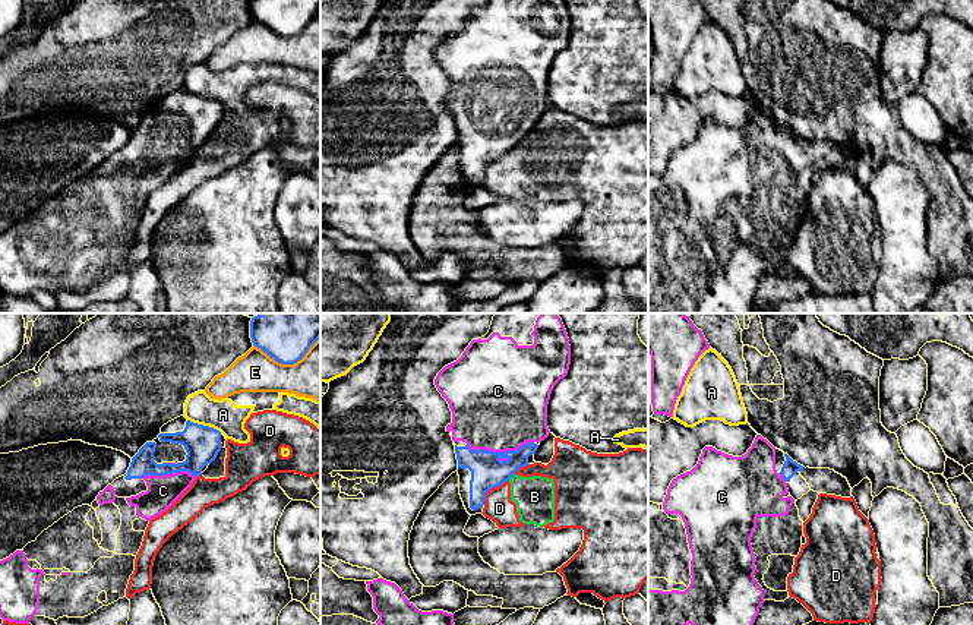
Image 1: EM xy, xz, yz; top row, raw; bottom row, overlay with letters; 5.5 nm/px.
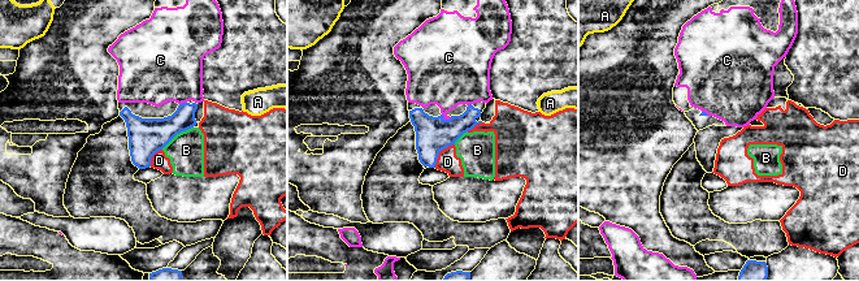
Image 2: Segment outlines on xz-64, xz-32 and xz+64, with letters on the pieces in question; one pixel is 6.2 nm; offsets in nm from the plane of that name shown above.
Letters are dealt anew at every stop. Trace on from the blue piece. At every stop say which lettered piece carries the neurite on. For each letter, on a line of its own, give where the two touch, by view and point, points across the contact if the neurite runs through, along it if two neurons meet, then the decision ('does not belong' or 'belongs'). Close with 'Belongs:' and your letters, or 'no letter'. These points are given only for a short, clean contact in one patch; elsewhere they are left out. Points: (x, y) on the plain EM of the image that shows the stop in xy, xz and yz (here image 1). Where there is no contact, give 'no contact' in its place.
A: xy (205, 98) | does not belong
B: xz (511, 148) | along xz (514, 145), (508, 151) | does not belong
C: xz (499, 125) | across xz (487, 144), (492, 132), (499, 125), (499, 79) | belongs
D: xz (492, 160) | does not belong
E: xy (287, 35) | does not belong
Belongs: C

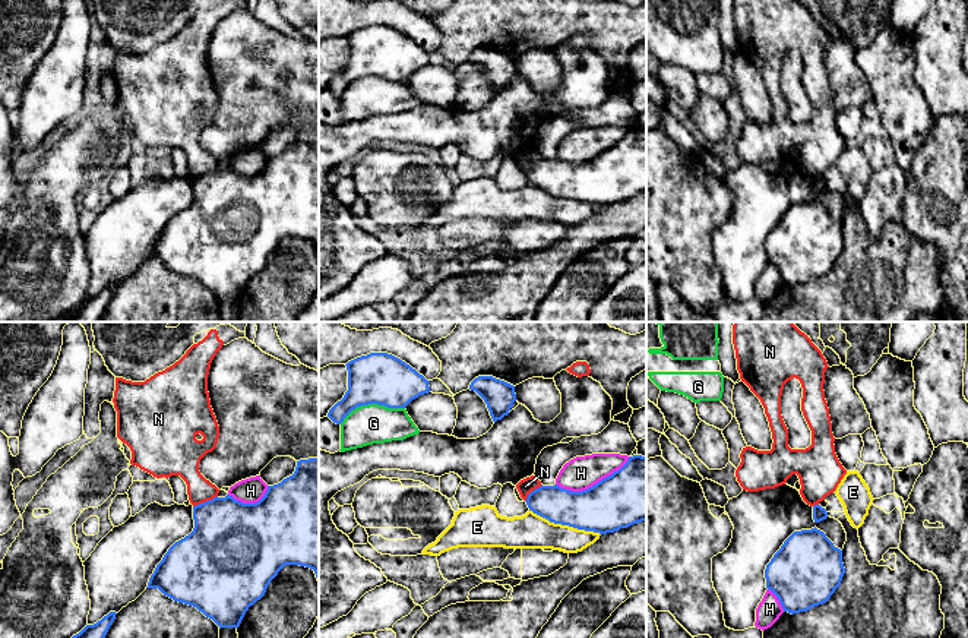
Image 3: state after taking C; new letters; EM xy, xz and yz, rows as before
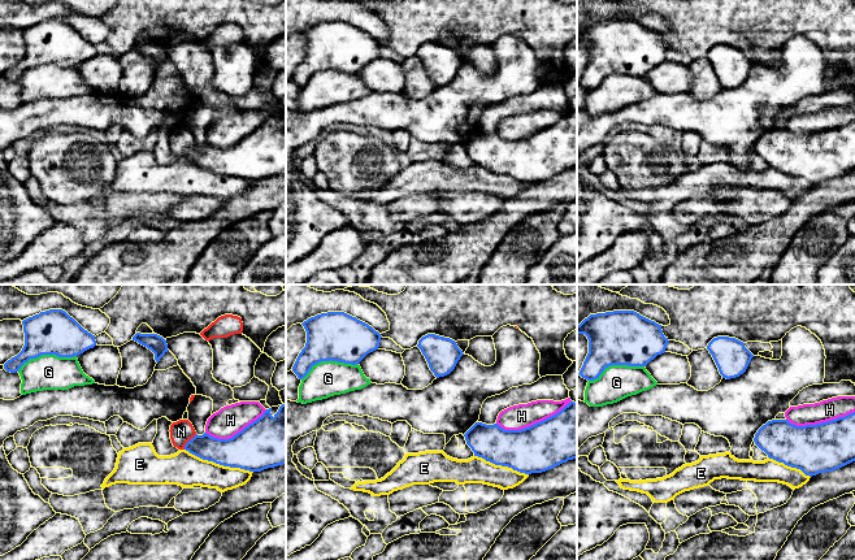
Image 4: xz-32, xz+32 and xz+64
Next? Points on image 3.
E: xz (565, 196) | does not belong
G: xz (372, 75) | does not belong
H: xz (594, 157) | does not belong
N: xy (205, 174) | along xy (217, 167), (193, 179) | does not belong
Belongs: no letter

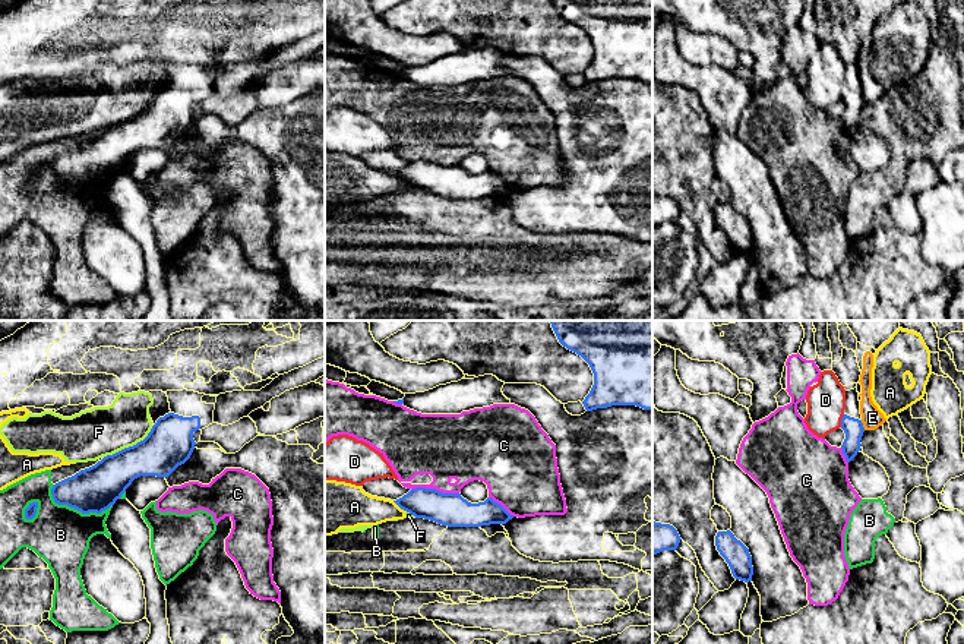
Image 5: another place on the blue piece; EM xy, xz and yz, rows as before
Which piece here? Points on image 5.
A: xz (398, 177) | does not belong
B: xy (78, 182) | does not belong
C: xz (435, 161) | does not belong
D: yz (841, 92) | does not belong
E: yz (862, 97) | along yz (860, 92), (865, 101) | does not belong
F: xy (129, 119) | along xy (152, 98), (142, 111), (104, 129) | does not belong
Belongs: no letter

